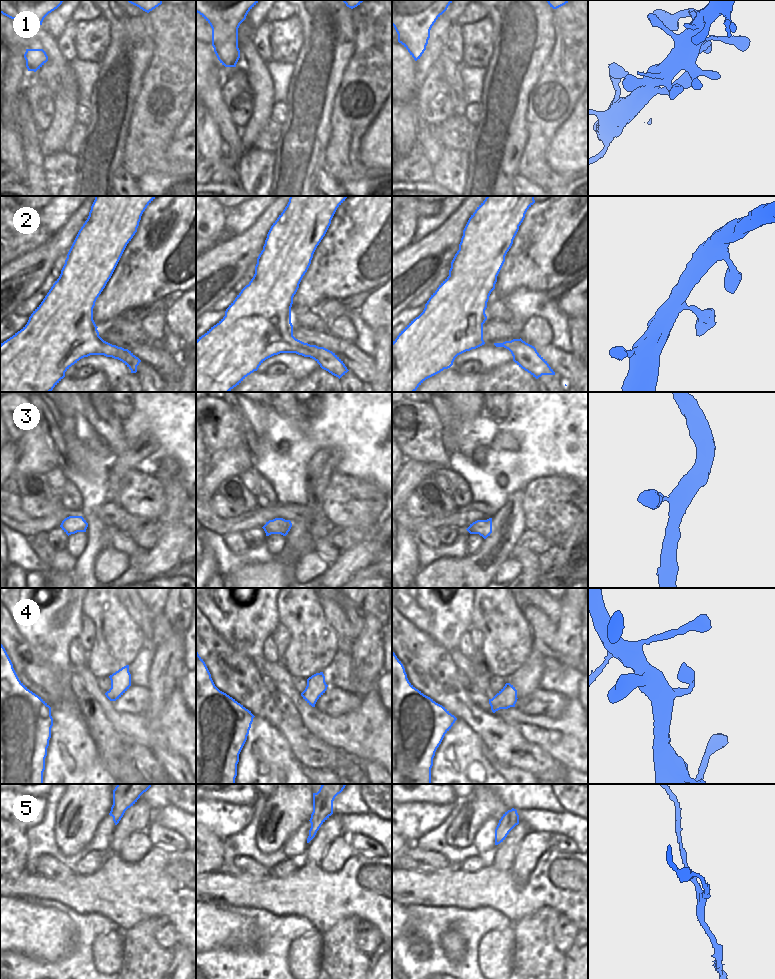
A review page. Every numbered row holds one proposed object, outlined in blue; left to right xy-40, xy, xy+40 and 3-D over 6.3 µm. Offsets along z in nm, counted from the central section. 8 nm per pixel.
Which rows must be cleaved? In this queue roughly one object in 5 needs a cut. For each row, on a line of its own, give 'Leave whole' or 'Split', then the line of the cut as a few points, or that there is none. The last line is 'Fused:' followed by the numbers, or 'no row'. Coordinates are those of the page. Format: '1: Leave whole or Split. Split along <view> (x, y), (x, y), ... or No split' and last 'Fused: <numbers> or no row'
1: Leave whole. No split
2: Leave whole. No split
3: Leave whole. No split
4: Leave whole. No split
5: Leave whole. No split
Fused: no row.

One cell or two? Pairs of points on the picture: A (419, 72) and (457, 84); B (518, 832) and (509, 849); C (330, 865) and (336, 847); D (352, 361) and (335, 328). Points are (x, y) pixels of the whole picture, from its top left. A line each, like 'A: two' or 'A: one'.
A: two
B: one
C: one
D: two

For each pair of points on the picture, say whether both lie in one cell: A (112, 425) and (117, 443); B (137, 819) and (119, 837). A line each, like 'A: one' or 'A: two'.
A: one
B: one

